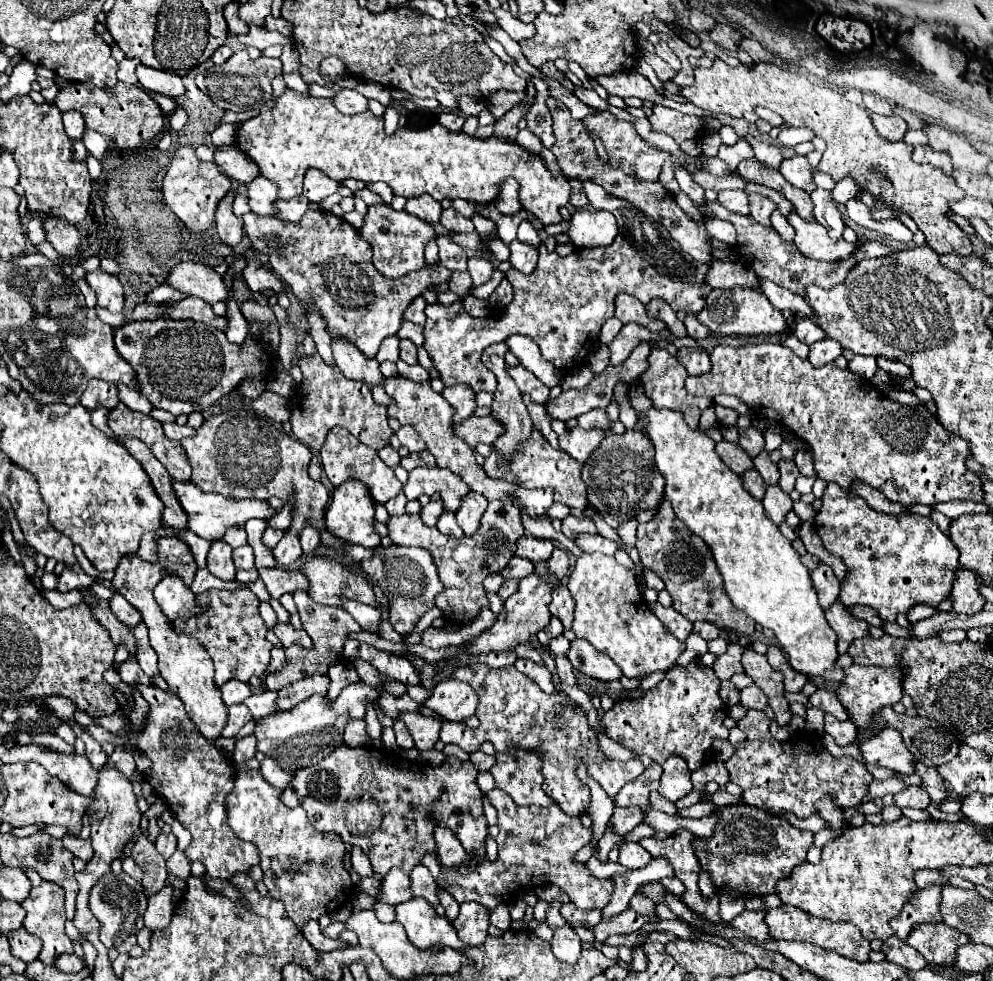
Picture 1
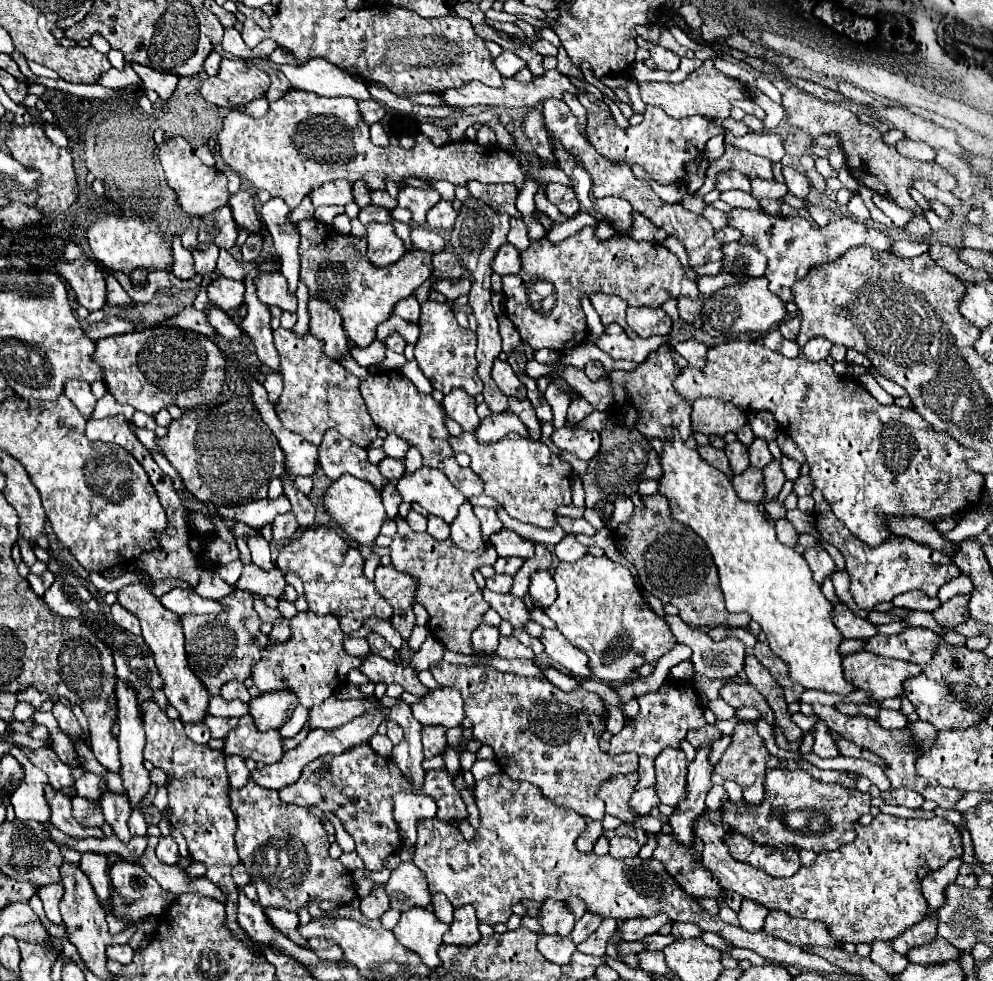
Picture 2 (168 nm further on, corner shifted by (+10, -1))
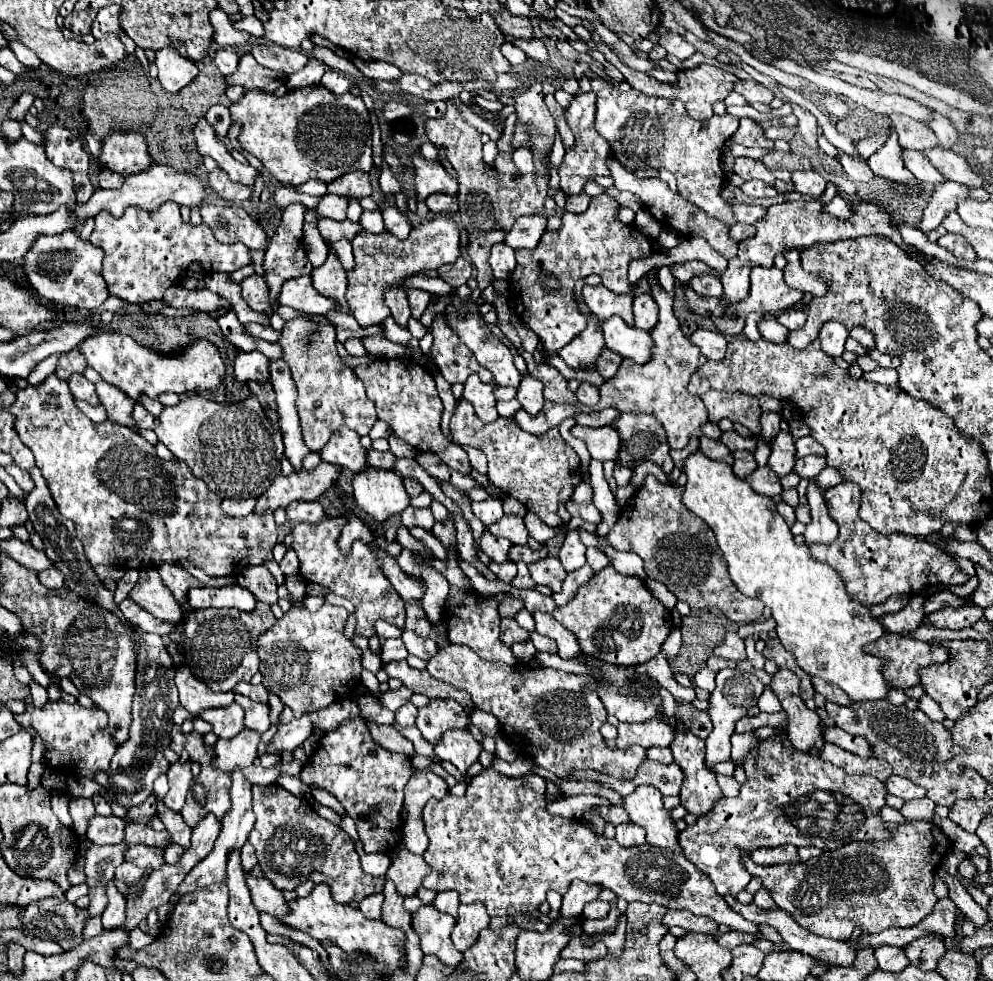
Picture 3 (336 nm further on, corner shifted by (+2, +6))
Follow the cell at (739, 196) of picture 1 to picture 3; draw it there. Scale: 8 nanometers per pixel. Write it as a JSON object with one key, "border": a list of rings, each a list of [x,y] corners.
{"border":[[[757,179],[747,181],[747,183],[741,187],[741,191],[743,191],[745,195],[749,195],[749,197],[777,197],[777,195],[779,195],[779,191],[777,191],[773,185],[767,185],[767,183],[757,181]]]}

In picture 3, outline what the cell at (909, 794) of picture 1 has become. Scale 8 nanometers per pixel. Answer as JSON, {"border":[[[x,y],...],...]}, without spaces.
{"border":[[[891,775],[891,777],[885,781],[885,785],[887,785],[887,791],[889,791],[891,795],[901,797],[901,799],[905,799],[905,801],[925,797],[925,789],[923,789],[923,787],[915,785],[913,781],[907,781],[905,777],[899,777],[899,775]]]}

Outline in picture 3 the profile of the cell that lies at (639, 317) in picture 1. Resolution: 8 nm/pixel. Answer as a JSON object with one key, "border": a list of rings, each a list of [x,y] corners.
{"border":[[[585,285],[583,291],[583,301],[589,307],[589,311],[593,315],[597,315],[599,319],[609,319],[613,315],[619,315],[627,325],[633,325],[633,297],[631,295],[619,295],[609,291],[605,285]]]}

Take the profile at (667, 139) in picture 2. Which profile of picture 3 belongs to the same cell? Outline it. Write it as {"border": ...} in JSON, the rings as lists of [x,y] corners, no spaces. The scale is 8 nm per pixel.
{"border":[[[591,79],[591,87],[597,93],[595,129],[611,145],[615,159],[631,171],[639,169],[667,169],[677,179],[677,191],[711,217],[725,225],[735,225],[733,207],[721,197],[725,187],[725,173],[721,169],[721,151],[739,127],[739,119],[731,115],[713,115],[707,121],[695,121],[689,117],[683,101],[649,97],[635,89],[621,93],[605,79]]]}

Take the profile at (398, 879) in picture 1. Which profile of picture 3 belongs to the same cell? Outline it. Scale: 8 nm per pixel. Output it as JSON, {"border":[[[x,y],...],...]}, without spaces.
{"border":[[[375,893],[375,895],[365,897],[365,899],[359,903],[359,911],[361,911],[367,919],[381,919],[381,905],[383,905],[383,895],[381,895],[381,893]]]}

